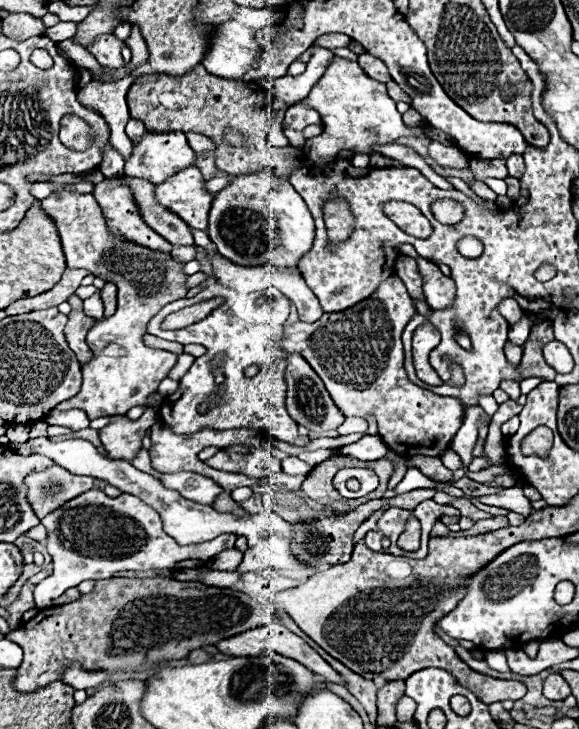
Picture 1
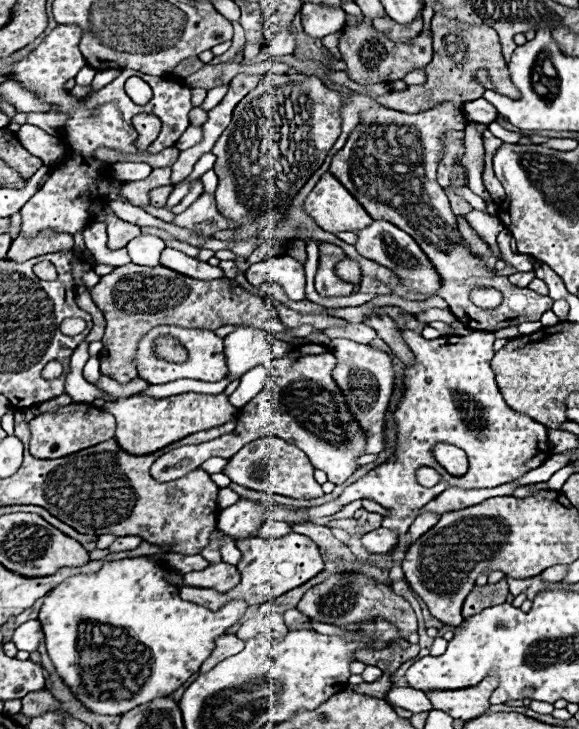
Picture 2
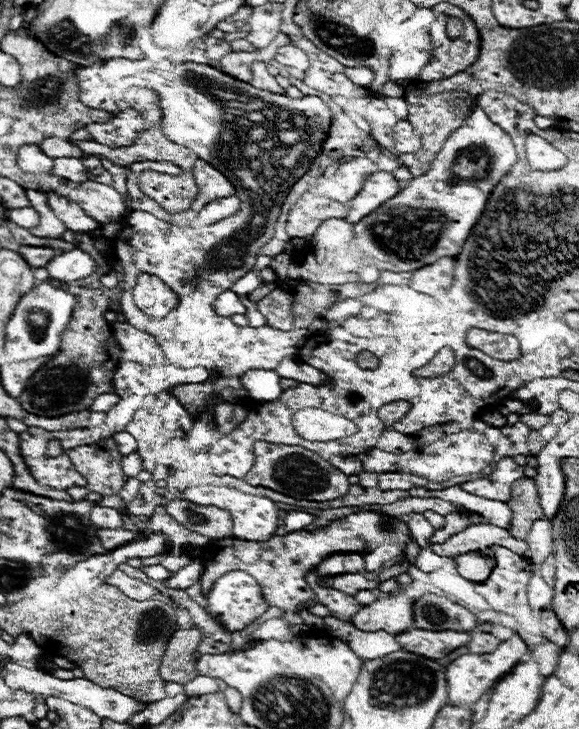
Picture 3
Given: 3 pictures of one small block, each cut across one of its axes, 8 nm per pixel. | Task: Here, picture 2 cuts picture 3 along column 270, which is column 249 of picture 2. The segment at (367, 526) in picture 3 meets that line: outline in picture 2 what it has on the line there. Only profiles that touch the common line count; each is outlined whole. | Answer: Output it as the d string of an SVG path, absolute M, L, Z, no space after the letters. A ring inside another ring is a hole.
M286 534L282 538L246 538L246 540L236 540L236 548L242 552L242 560L238 564L240 572L242 572L242 582L232 588L226 594L220 594L216 590L206 590L206 588L188 588L184 586L180 590L180 596L188 602L206 606L208 610L220 610L224 604L228 604L230 600L246 600L248 606L260 606L264 602L270 602L286 592L290 592L292 588L302 586L304 582L308 582L310 578L314 578L316 574L320 574L324 570L324 562L320 558L318 546L302 534Z

